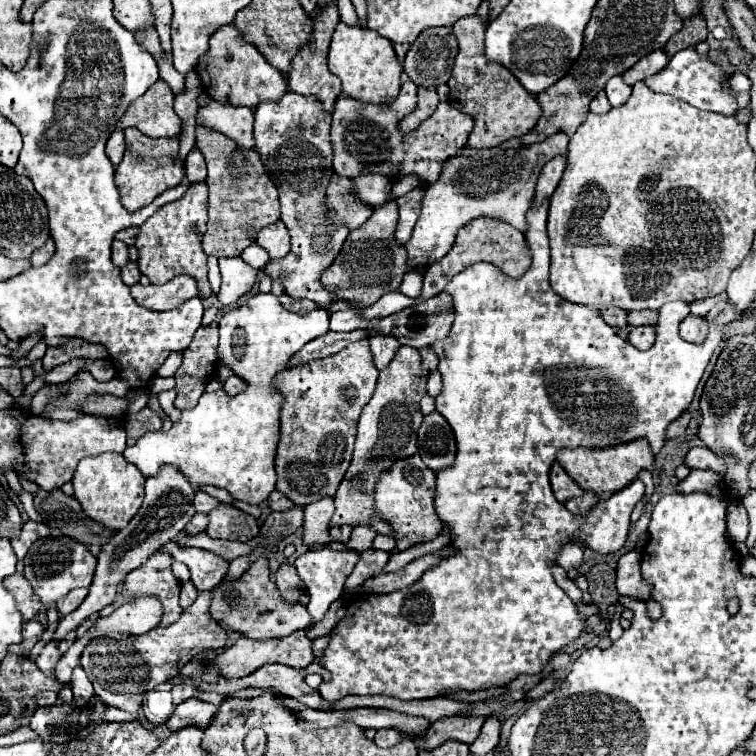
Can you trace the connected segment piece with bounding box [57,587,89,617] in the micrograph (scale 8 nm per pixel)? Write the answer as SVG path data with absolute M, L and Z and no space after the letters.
M83 587L83 589L75 589L75 591L69 591L69 595L65 595L61 601L59 601L59 605L57 605L57 609L59 609L59 613L65 617L65 615L69 615L71 611L75 611L81 603L83 603L83 599L85 599L85 595L87 595L89 591Z

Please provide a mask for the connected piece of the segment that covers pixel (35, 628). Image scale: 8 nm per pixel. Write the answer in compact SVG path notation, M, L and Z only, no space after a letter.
M35 619L23 623L23 637L25 637L25 639L35 639L35 637L39 637L43 631L45 631L45 627L43 627L39 621L35 621Z

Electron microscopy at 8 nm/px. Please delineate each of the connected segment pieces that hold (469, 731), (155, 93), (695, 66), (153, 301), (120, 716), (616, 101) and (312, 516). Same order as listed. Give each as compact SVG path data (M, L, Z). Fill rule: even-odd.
M453 715L453 717L443 717L435 723L431 723L429 731L423 733L423 743L419 743L421 749L435 749L439 747L441 743L445 743L447 739L455 739L455 741L463 741L467 745L471 745L479 731L481 731L481 725L485 723L485 717L479 717L479 715Z
M159 79L143 93L143 97L137 97L129 105L125 115L119 119L117 129L135 127L154 139L179 135L181 119L173 111L173 99L175 95L167 87L167 83Z
M689 47L689 49L673 55L669 59L669 63L663 67L663 71L653 75L645 83L655 93L667 93L667 95L673 95L673 97L679 97L679 99L687 101L689 105L695 105L697 109L715 111L715 113L729 116L736 112L737 103L735 95L723 89L723 76L724 72L719 65L715 65L713 61L709 61L705 57L699 57L695 53L695 49Z
M177 275L167 285L141 285L135 283L131 287L133 299L153 311L169 311L179 307L183 301L195 297L199 293L197 279L191 279L191 275Z
M108 707L103 722L127 722L131 721L131 715L114 707Z
M621 77L610 79L604 90L612 107L623 105L631 95L631 87Z
M323 497L311 505L305 507L305 523L303 523L303 541L309 547L321 547L331 539L329 535L329 519L333 515L333 497Z

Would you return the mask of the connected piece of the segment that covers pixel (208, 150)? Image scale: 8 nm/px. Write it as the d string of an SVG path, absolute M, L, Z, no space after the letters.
M197 125L197 147L203 153L209 169L205 181L209 187L209 201L207 201L209 221L207 221L207 231L203 235L203 249L207 255L215 257L237 257L245 247L249 247L255 241L259 227L265 227L279 219L281 211L279 211L277 187L269 179L255 149L245 149L243 151L245 167L233 169L227 161L231 151L239 147L225 135L201 125Z

